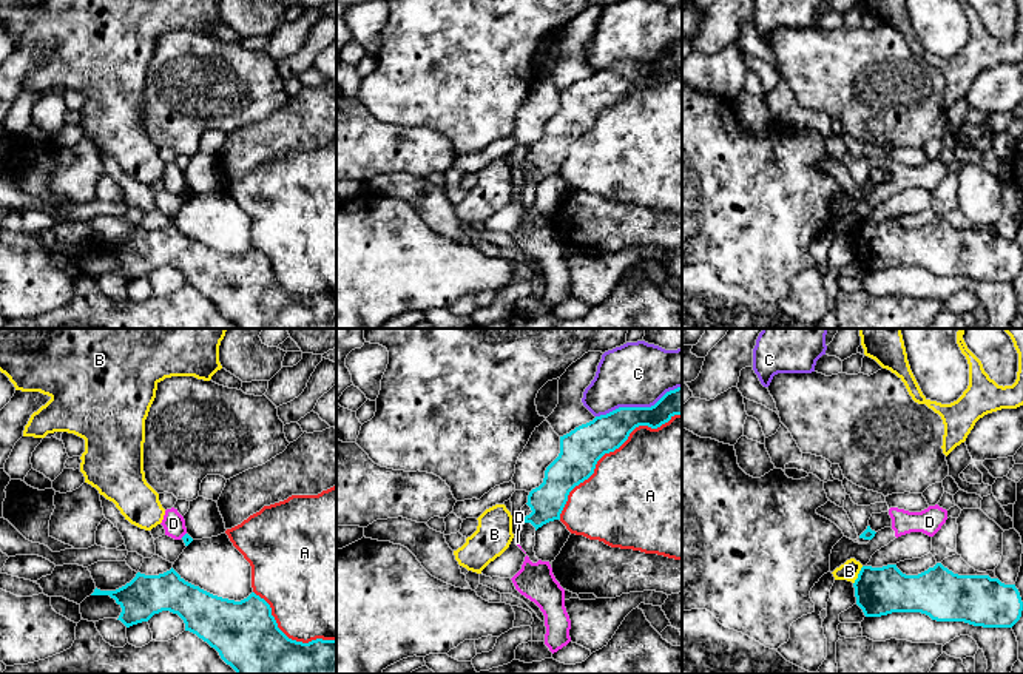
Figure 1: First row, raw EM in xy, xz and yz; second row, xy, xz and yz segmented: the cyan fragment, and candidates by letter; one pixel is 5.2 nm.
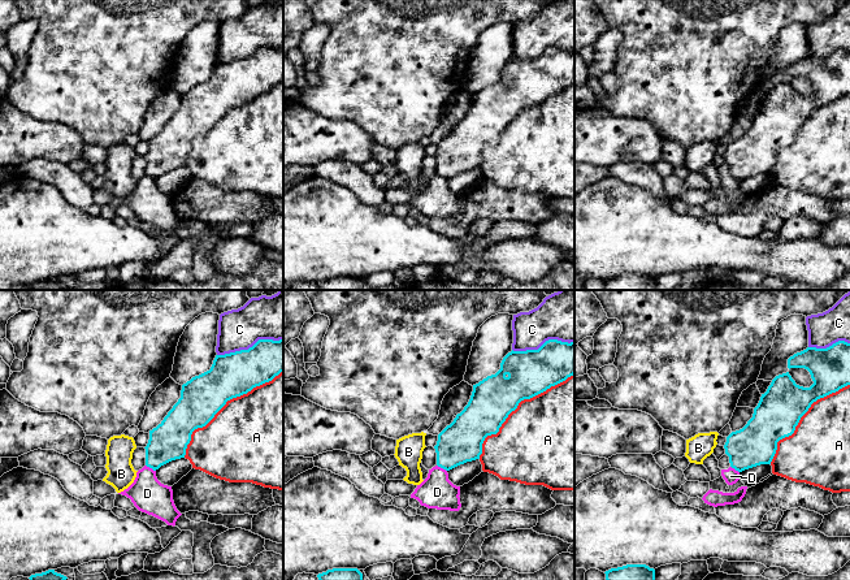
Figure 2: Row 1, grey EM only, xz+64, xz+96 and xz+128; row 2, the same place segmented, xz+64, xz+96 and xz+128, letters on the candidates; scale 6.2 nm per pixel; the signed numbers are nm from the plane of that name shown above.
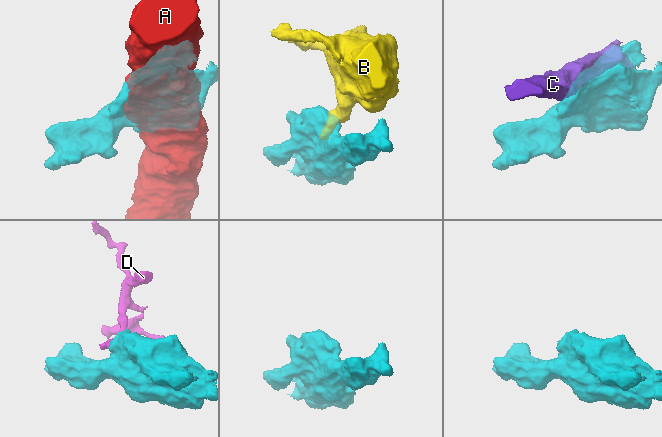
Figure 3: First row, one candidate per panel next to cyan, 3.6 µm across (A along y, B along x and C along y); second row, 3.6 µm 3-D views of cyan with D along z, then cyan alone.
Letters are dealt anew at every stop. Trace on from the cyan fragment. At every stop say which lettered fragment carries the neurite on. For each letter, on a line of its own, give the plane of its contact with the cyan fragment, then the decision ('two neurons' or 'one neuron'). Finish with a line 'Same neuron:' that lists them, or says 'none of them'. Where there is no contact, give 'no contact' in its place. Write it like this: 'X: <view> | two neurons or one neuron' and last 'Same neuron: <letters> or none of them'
A: xz | two neurons
B: yz | two neurons
C: xz | two neurons
D: xy | two neurons
Same neuron: none of them

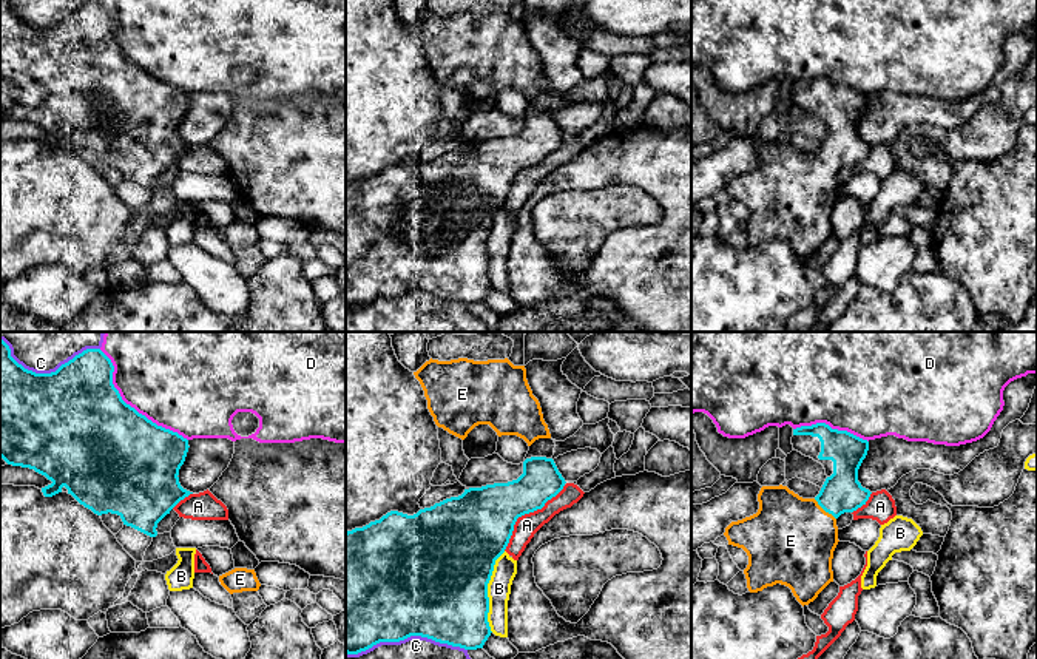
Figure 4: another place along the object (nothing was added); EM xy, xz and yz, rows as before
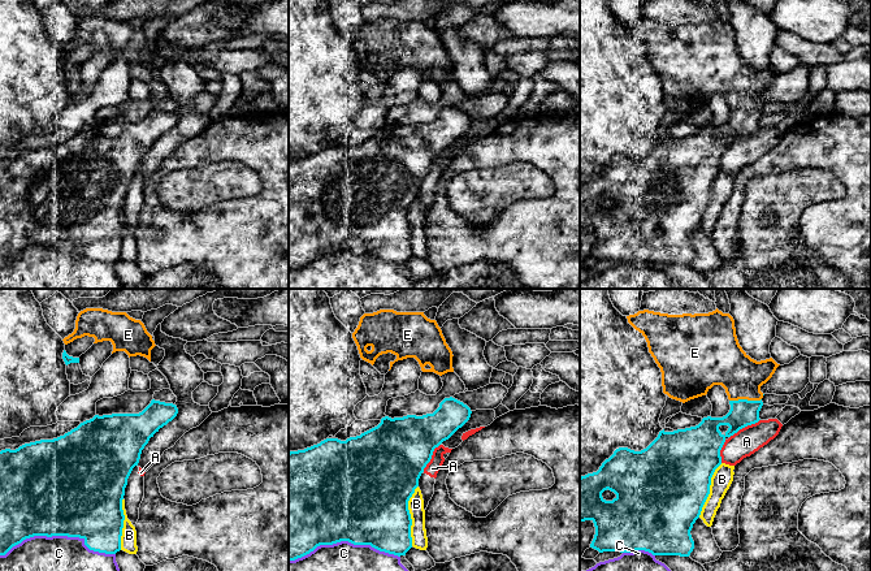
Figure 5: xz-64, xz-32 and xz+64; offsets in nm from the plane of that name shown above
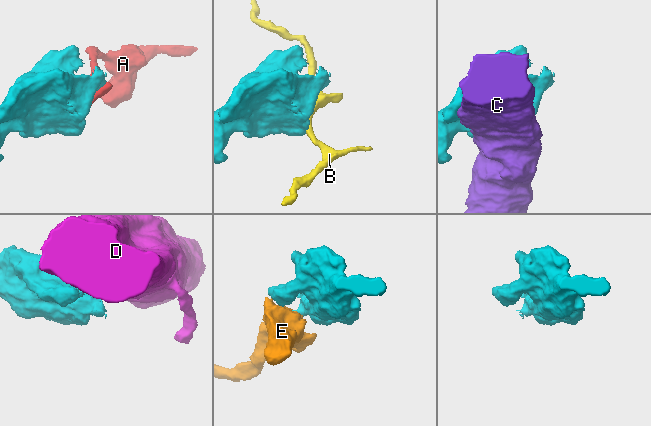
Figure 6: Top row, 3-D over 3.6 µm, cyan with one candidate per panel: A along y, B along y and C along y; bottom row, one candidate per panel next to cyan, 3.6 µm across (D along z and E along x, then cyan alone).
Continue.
A: xz | two neurons
B: xz | two neurons
C: xz | two neurons
D: xy | two neurons
E: yz | one neuron
Same neuron: E

